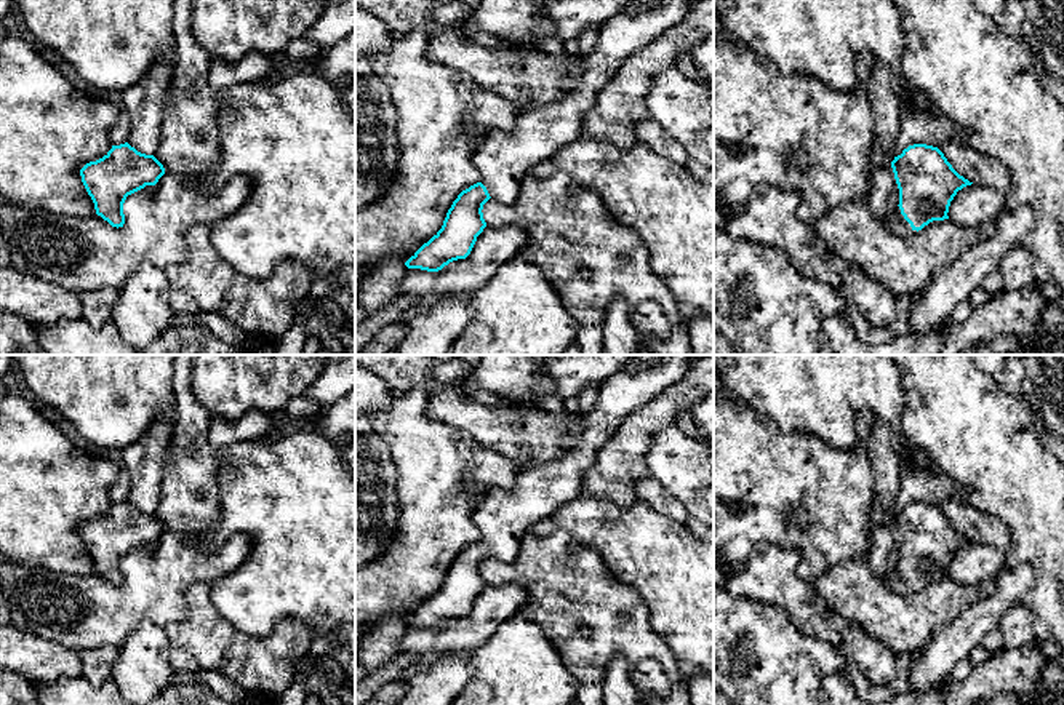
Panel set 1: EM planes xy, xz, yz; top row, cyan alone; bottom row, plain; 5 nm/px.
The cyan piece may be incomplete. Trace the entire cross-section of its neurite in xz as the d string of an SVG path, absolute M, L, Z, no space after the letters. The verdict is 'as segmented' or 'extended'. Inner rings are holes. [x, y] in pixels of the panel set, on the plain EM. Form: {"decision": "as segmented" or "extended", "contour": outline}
{"decision": "extended", "contour": "M638 355L638 356L642 363L635 369L621 368L602 384L595 406L589 412L582 414L581 430L574 435L573 444L566 451L563 451L554 460L536 462L520 467L512 488L493 488L485 494L477 510L472 513L472 521L480 532L480 539L458 553L458 556L453 560L451 566L446 571L442 587L405 620L408 627L438 630L453 619L466 617L470 612L477 599L477 595L486 585L482 571L483 563L490 556L498 558L504 563L514 561L522 548L522 539L530 531L531 526L552 516L562 505L579 497L584 483L584 475L592 468L598 451L618 430L621 422L632 411L648 403L661 390L666 390L672 384L678 382L699 355Z"}

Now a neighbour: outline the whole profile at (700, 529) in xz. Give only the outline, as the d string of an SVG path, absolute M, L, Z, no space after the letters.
M688 518L686 524L685 524L690 532L698 537L699 540L709 540L714 542L714 526L706 524L696 518Z

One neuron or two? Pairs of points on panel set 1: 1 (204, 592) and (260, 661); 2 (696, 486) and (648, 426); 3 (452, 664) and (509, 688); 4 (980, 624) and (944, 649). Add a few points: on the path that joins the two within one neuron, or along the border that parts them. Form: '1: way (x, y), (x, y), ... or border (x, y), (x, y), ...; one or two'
1: way (204, 611), (204, 616), (240, 653); one
2: border (674, 424), (663, 429), (648, 448), (648, 472); two
3: border (472, 656), (472, 678), (463, 688); two
4: way (972, 630), (952, 643); one

